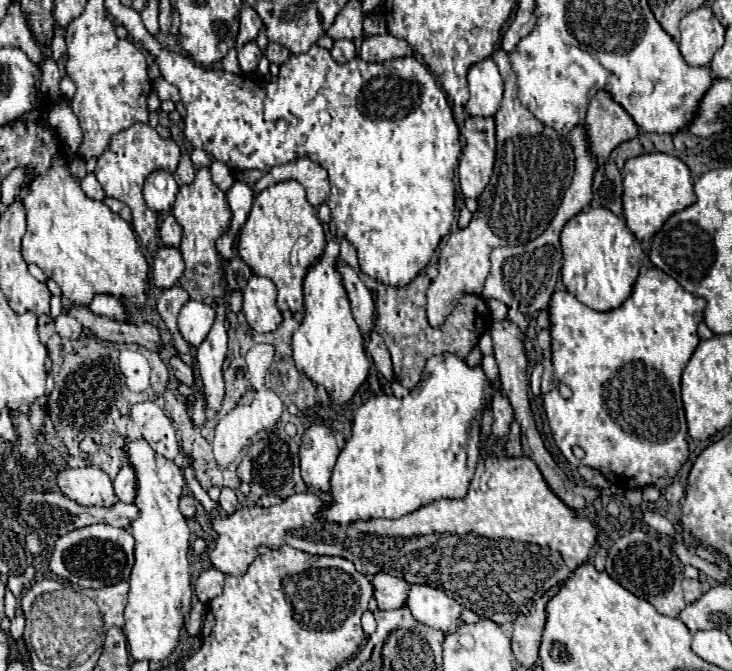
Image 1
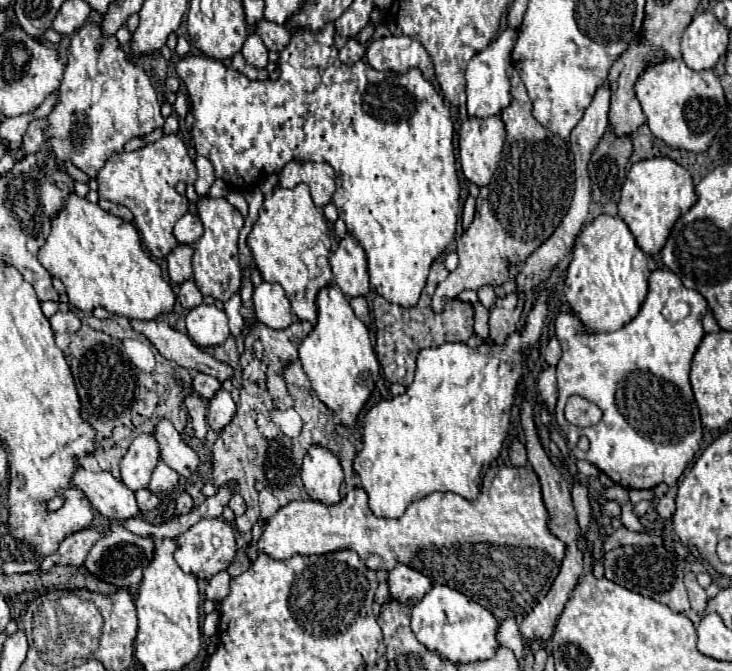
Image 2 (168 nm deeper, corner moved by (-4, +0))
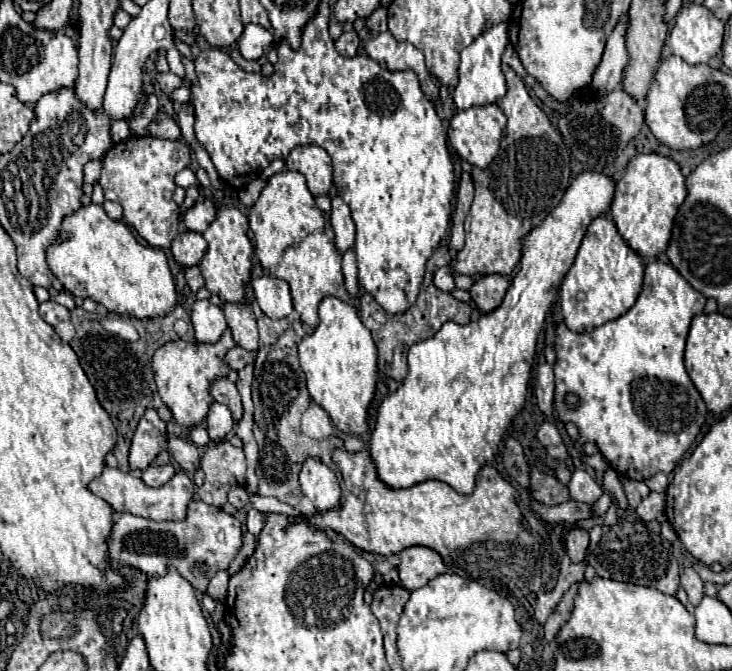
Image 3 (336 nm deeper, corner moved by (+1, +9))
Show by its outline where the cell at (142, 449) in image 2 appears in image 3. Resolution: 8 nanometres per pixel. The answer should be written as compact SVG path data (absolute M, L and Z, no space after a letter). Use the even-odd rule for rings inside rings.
M147 409L135 429L129 447L129 469L131 471L147 469L163 449L165 437L167 437L165 423L159 419L155 409Z

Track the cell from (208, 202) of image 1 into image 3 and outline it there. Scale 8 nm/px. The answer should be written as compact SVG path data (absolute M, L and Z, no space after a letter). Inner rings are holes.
M219 205L215 211L215 221L207 227L203 233L203 239L207 241L207 251L199 263L201 275L205 279L205 287L217 295L223 303L239 303L243 301L243 285L249 281L251 275L251 259L253 245L247 237L247 217L233 205Z

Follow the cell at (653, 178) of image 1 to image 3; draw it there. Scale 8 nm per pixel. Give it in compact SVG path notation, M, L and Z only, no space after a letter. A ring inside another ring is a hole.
M657 153L635 155L629 159L623 177L615 185L609 215L613 217L621 237L631 249L635 249L643 257L657 257L667 249L675 213L685 197L685 177L681 173L681 167L673 159Z

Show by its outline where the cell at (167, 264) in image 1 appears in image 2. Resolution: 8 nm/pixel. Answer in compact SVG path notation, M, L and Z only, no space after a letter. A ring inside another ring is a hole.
M178 244L170 254L168 254L168 274L170 280L176 284L182 284L186 280L192 278L194 270L192 270L192 256L194 250L188 244Z

